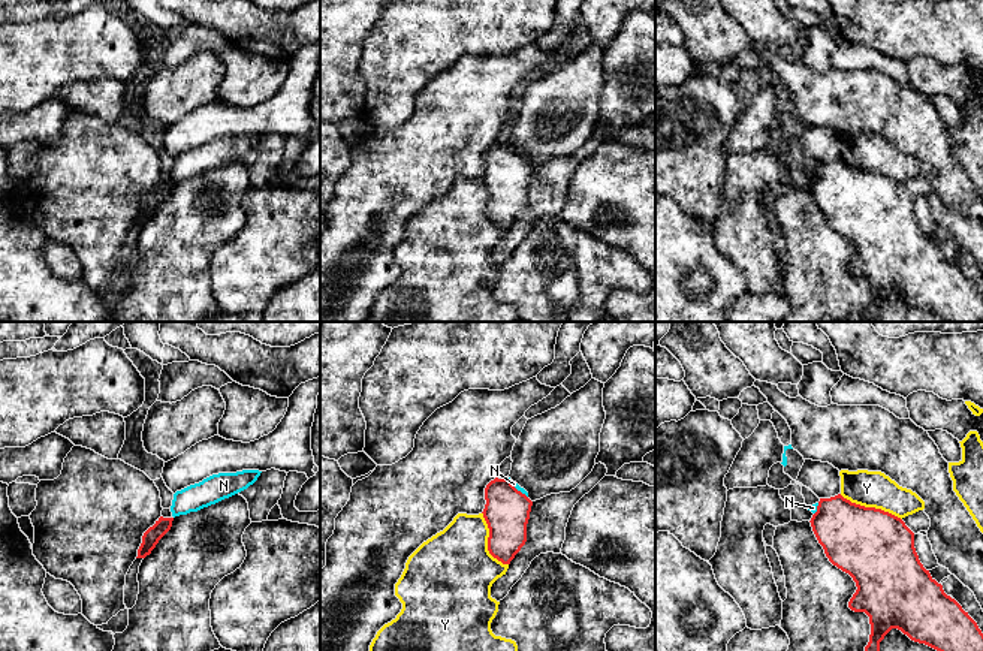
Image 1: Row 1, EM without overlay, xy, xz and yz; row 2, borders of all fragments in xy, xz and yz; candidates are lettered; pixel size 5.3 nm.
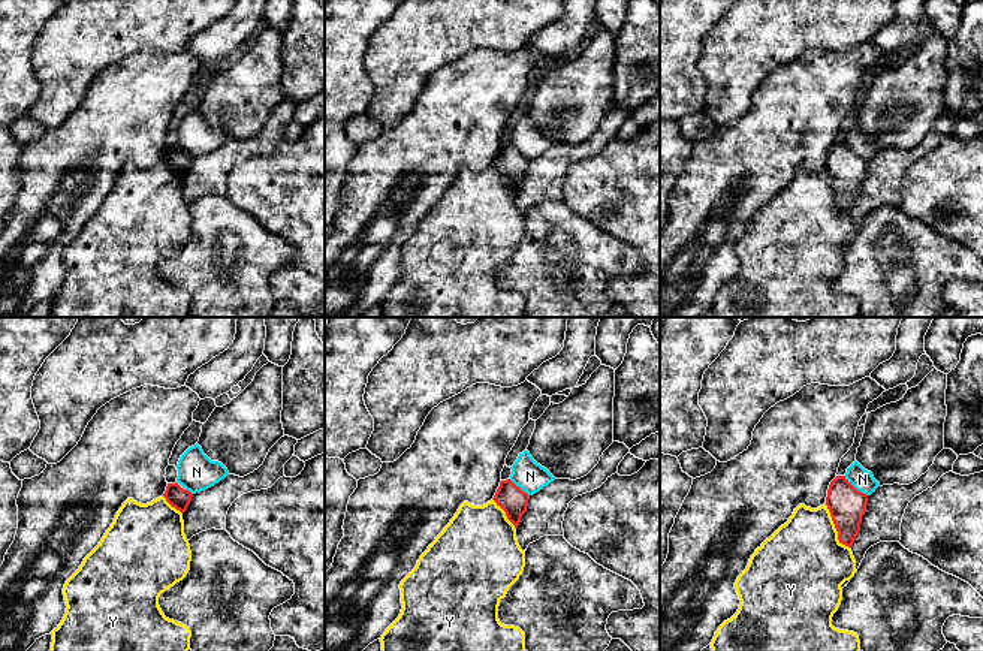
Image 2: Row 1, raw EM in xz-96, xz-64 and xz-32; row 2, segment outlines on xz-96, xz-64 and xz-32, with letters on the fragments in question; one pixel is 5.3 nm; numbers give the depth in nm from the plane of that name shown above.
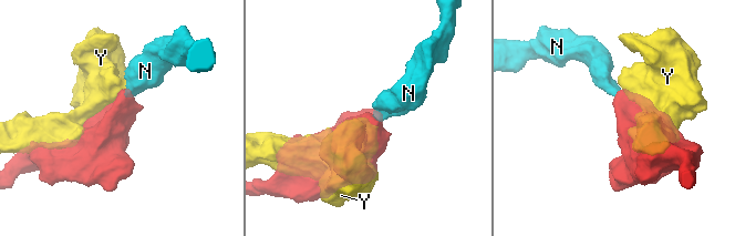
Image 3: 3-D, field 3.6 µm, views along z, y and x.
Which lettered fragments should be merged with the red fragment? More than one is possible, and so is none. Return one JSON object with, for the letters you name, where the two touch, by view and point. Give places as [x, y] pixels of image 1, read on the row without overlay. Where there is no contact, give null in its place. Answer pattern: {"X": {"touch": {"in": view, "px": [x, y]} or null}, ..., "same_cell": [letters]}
{"same_cell": []}

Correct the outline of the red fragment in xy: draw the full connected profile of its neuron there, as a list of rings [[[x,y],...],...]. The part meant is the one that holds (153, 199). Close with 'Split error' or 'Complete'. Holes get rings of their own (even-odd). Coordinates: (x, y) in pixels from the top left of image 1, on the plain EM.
[[[160,181],[153,192],[150,192],[144,201],[142,208],[138,214],[136,223],[145,223],[151,218],[151,216],[156,213],[159,205],[171,195],[174,183],[163,183]]]. Complete

